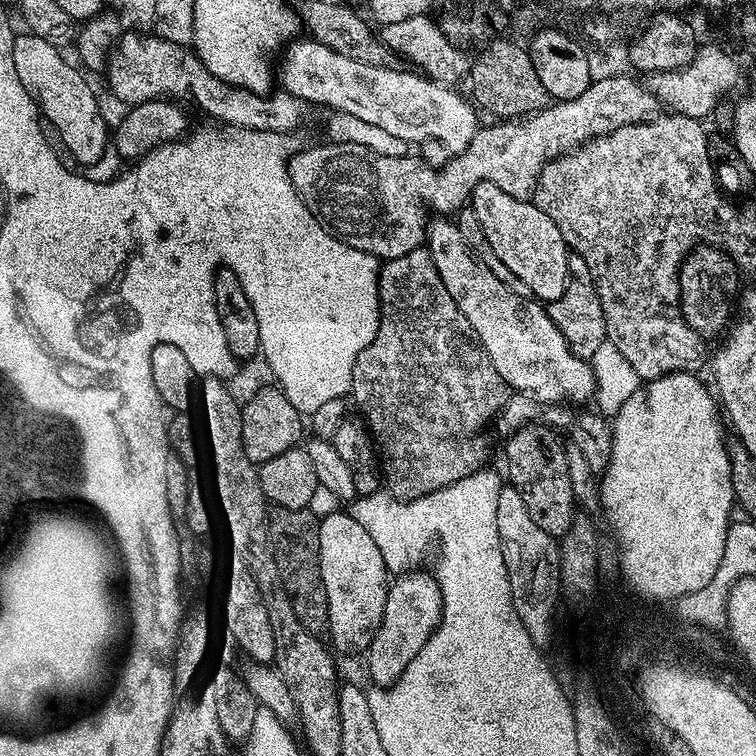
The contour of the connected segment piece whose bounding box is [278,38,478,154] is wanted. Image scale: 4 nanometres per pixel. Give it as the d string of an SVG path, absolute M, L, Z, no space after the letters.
M297 38L287 45L283 49L282 55L284 55L284 61L281 62L280 68L278 64L278 80L282 83L283 91L288 95L296 97L301 102L307 102L310 100L314 104L329 104L329 109L335 112L346 112L354 118L362 118L362 122L370 122L370 126L378 126L382 130L386 130L386 134L394 134L394 138L402 138L408 141L409 145L416 146L423 140L437 140L444 148L449 148L449 153L455 154L466 150L466 146L470 146L470 138L474 138L476 129L478 127L478 121L476 121L476 115L478 115L477 109L473 107L467 99L463 100L462 97L456 93L455 87L440 84L437 80L429 80L427 76L421 74L416 70L408 70L412 72L403 72L400 66L374 66L373 64L367 64L366 62L358 62L354 58L346 58L346 54L338 54L338 50L330 50L328 46L322 46L322 42L311 38Z

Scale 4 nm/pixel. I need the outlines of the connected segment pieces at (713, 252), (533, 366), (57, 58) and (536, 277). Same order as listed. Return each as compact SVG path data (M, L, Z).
M697 246L685 256L680 263L680 309L690 330L711 338L719 337L729 327L734 316L734 301L741 291L739 274L736 261L719 247Z
M448 218L433 219L426 232L426 247L434 258L434 266L442 278L446 290L450 290L450 298L454 298L458 310L462 310L462 314L466 314L470 326L476 332L476 337L480 339L481 346L487 350L492 364L498 370L498 374L502 374L509 389L533 396L542 404L557 406L584 404L591 398L592 392L597 391L596 374L592 372L591 363L572 353L570 346L562 338L562 332L548 317L548 309L543 303L537 302L535 299L518 298L518 294L514 294L514 290L507 288L476 257L475 252L466 242L466 238L462 238L460 227L455 222Z
M31 34L23 35L17 35L12 42L14 70L22 86L26 86L26 90L36 101L41 117L47 121L50 128L52 123L53 130L60 135L65 148L63 151L68 151L80 166L93 164L110 146L110 128L104 125L100 104L88 85L89 77L75 63L72 65L64 57L65 53L61 49L46 42L46 38L38 38Z
M478 182L472 191L470 206L474 214L478 214L478 223L482 225L482 234L486 234L486 242L490 242L490 250L502 258L510 274L518 274L518 278L530 286L537 301L562 298L568 281L570 249L562 238L562 230L554 226L554 218L550 218L539 203L514 198L506 194L506 190L498 190L494 182Z

